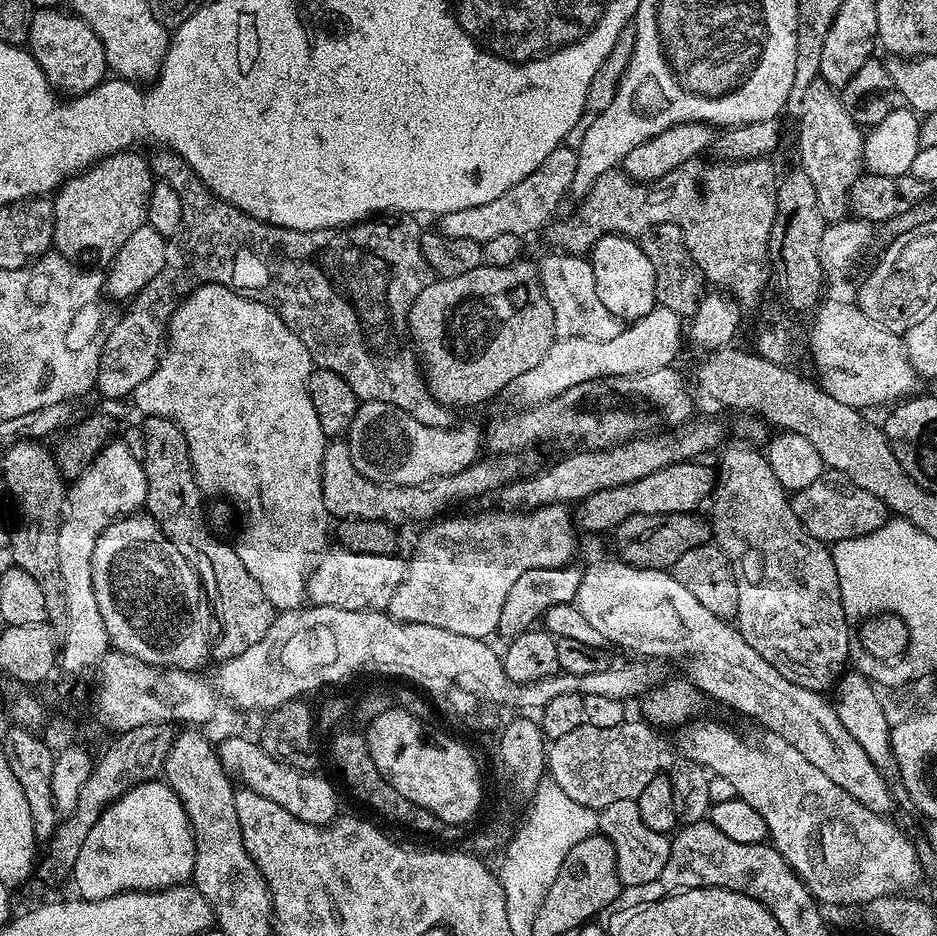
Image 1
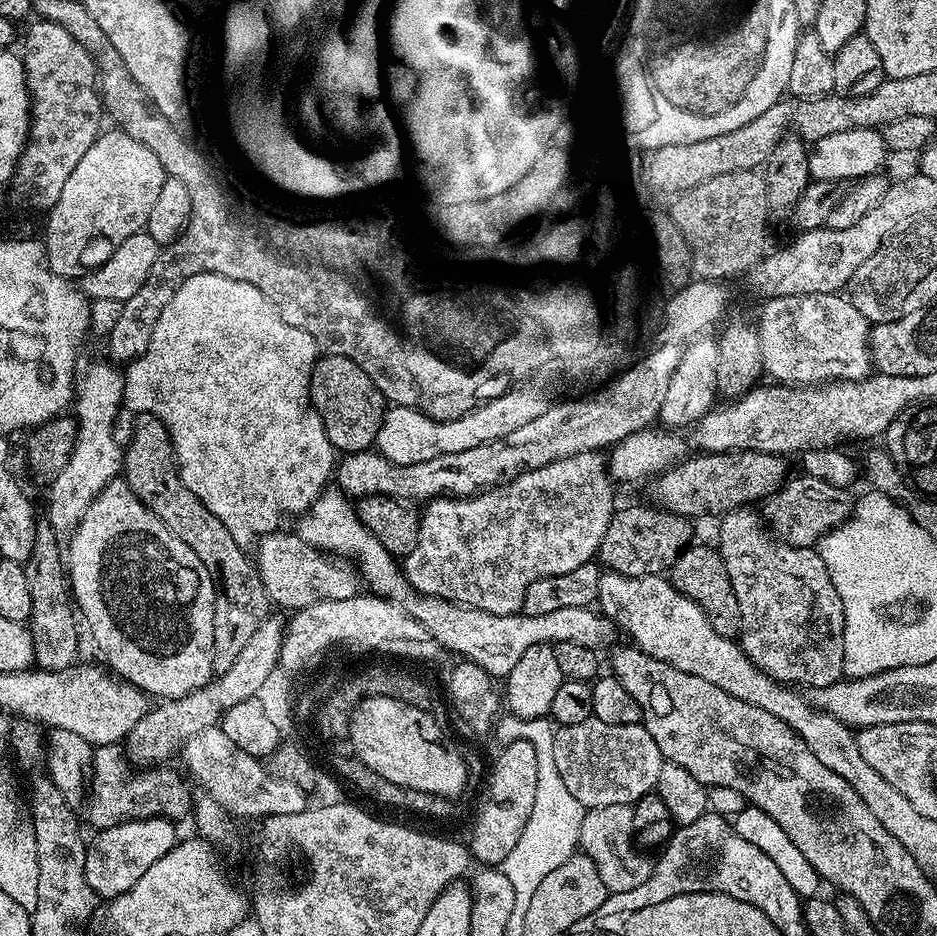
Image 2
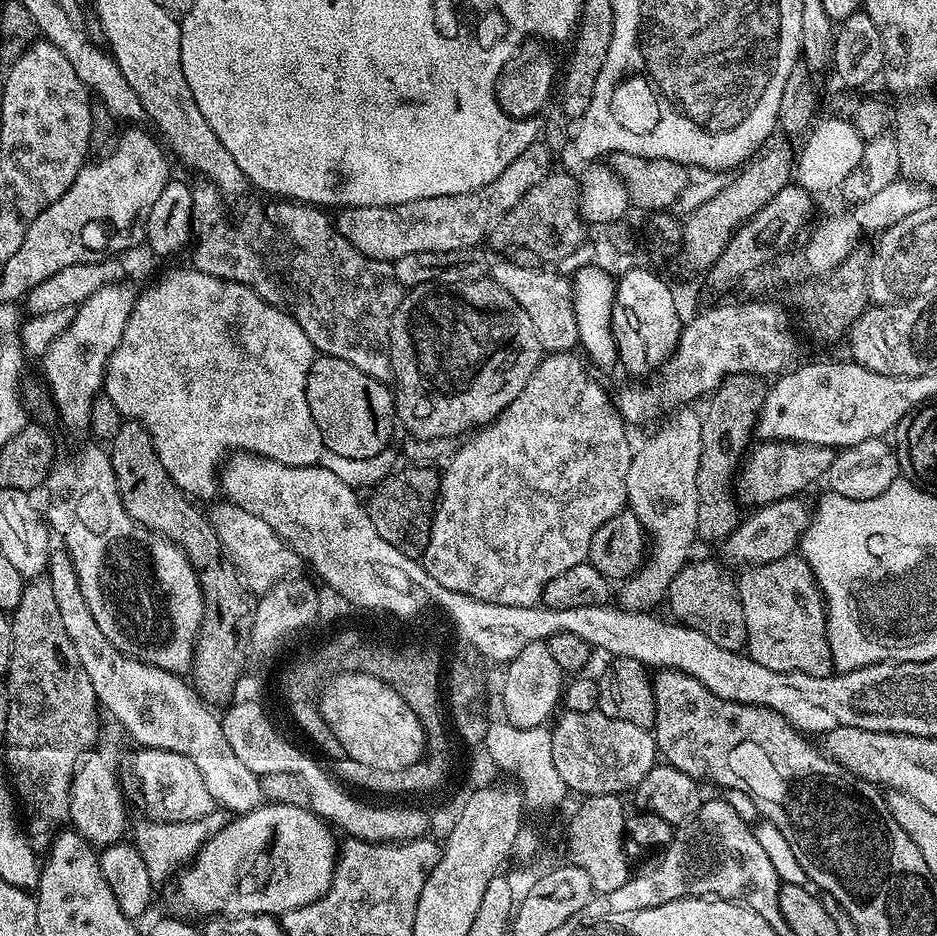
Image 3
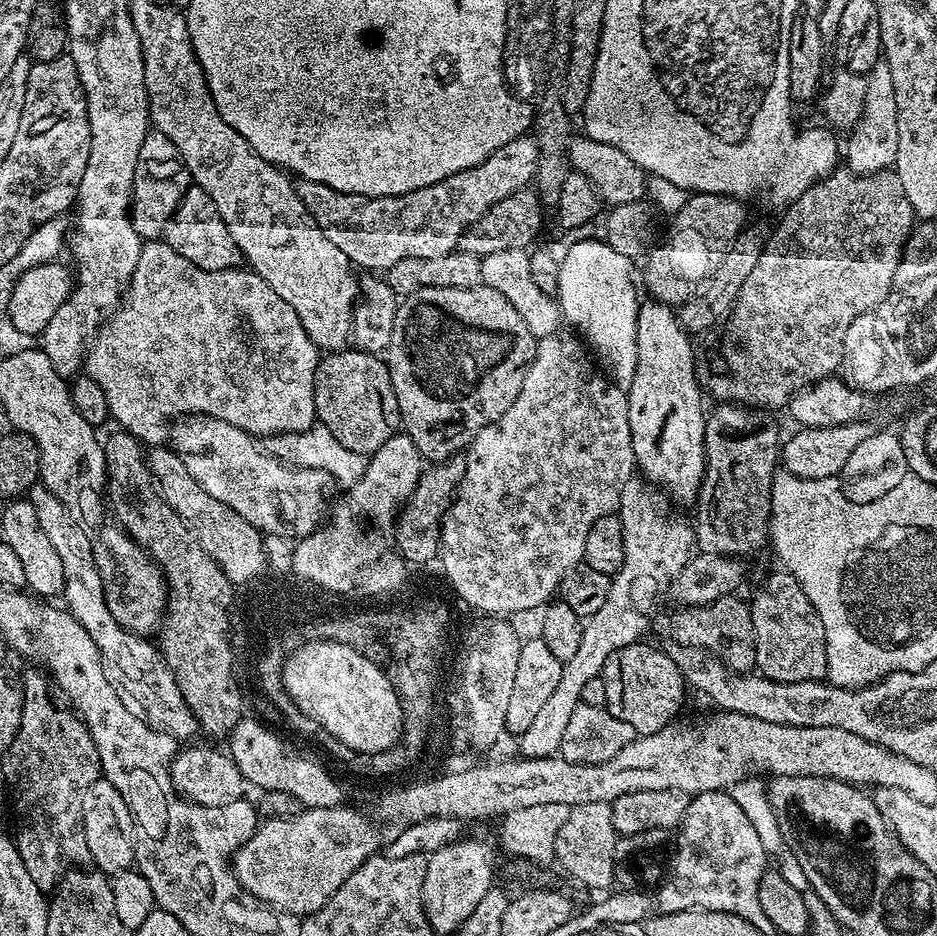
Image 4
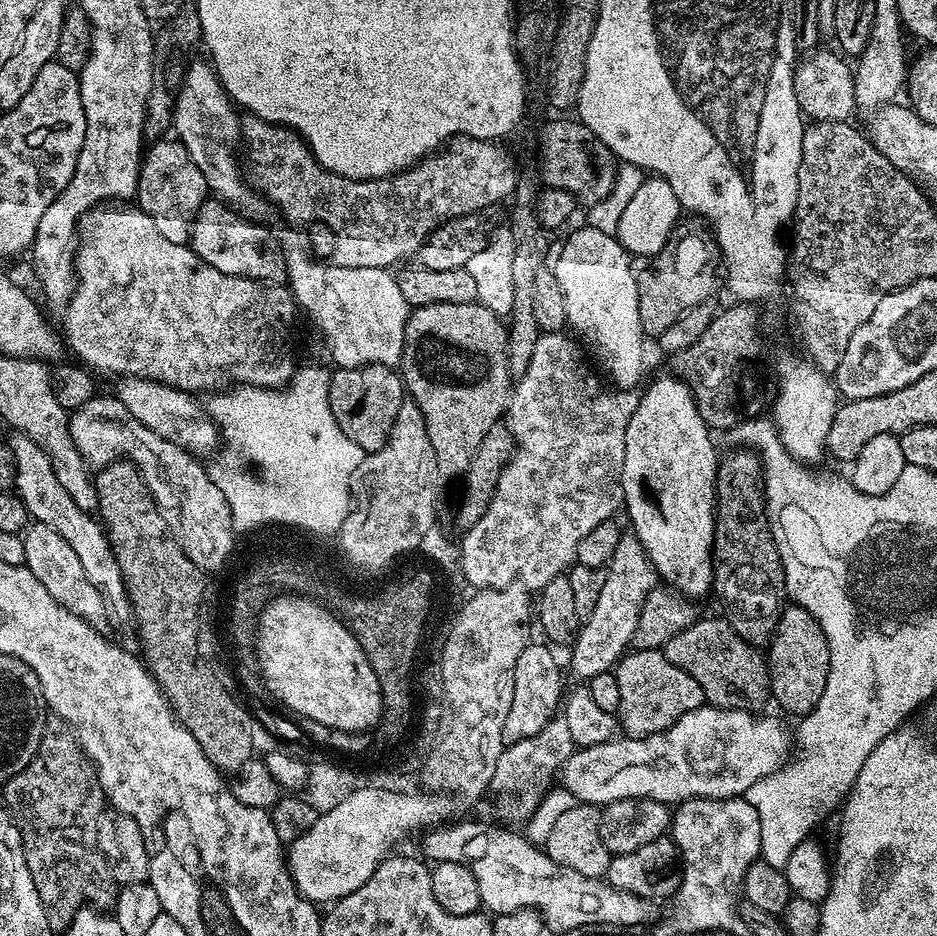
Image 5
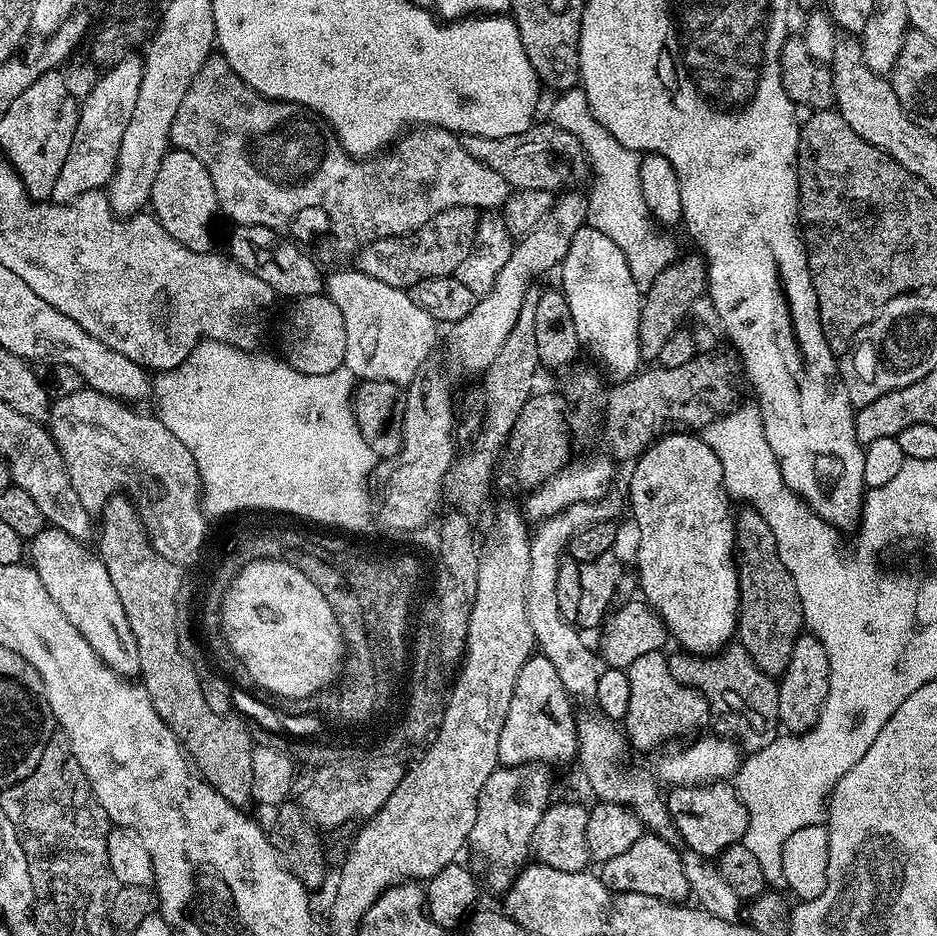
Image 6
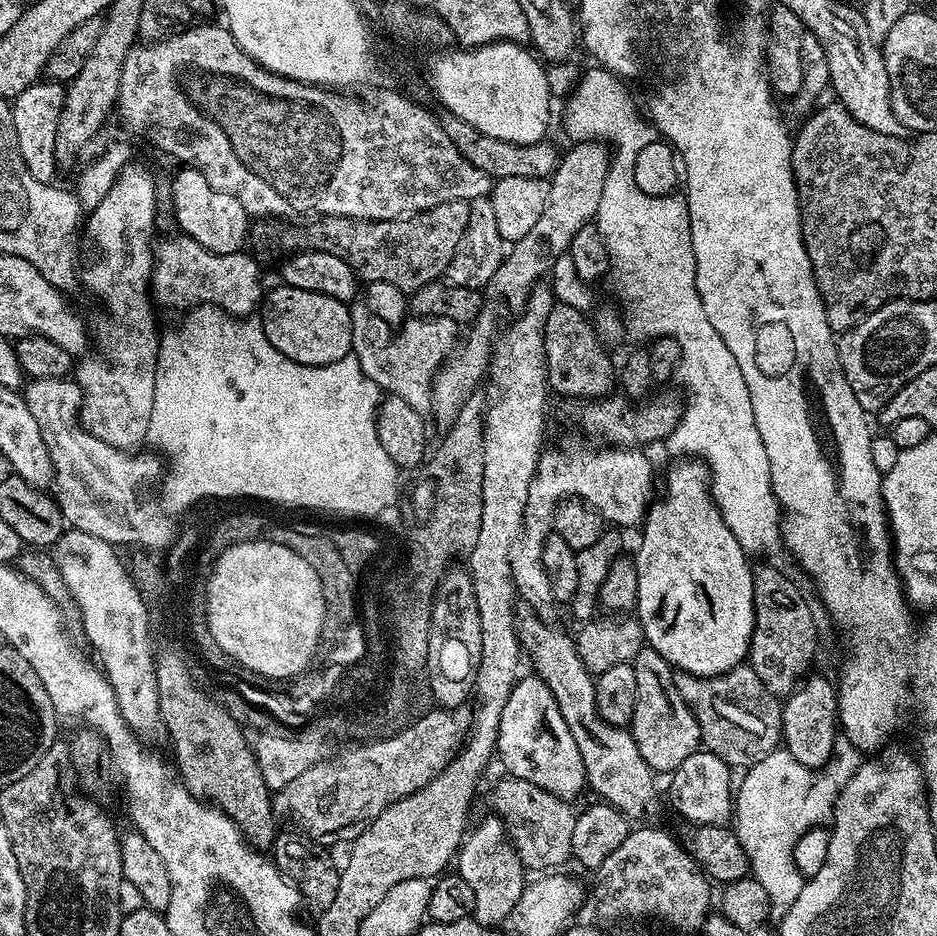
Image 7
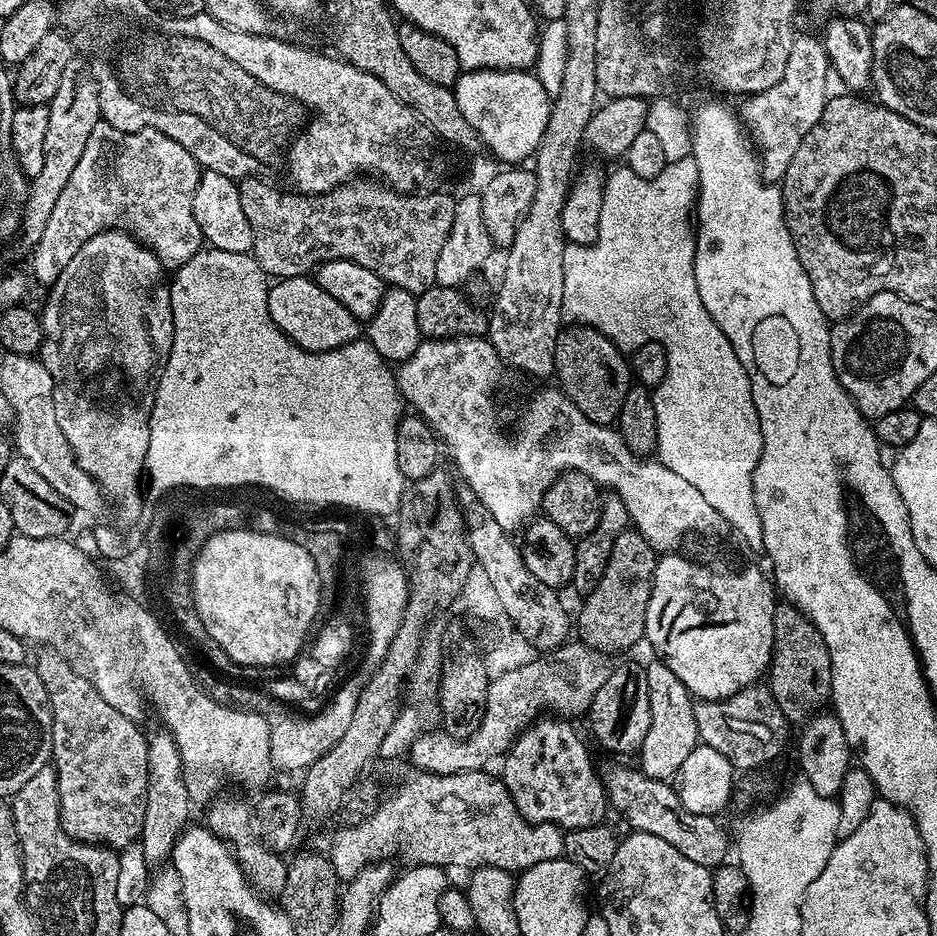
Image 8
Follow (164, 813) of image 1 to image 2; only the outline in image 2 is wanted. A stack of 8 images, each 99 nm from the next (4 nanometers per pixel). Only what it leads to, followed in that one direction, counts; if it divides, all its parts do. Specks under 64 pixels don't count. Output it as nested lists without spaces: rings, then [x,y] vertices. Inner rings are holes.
[[[154,815],[144,820],[124,820],[116,826],[95,833],[96,841],[87,845],[86,880],[96,892],[97,897],[115,898],[126,894],[130,885],[158,858],[162,858],[178,843],[177,825],[170,819]]]

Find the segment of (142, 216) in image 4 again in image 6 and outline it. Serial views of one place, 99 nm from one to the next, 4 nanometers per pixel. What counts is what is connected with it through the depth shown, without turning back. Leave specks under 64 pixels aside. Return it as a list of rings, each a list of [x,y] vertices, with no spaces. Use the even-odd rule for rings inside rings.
[[[170,150],[158,166],[158,178],[154,178],[154,190],[150,201],[151,215],[182,246],[195,252],[212,252],[212,223],[220,212],[220,203],[210,182],[210,174],[194,154]]]

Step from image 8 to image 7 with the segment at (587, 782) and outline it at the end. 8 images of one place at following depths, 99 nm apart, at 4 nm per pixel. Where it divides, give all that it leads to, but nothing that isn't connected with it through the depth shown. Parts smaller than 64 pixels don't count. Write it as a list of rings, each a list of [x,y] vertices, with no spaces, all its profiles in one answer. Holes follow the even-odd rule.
[[[535,674],[521,675],[512,685],[510,698],[506,698],[506,706],[500,715],[498,722],[498,738],[496,739],[496,752],[498,760],[504,763],[505,773],[511,774],[515,779],[525,780],[550,794],[554,794],[559,800],[575,801],[575,796],[580,791],[585,791],[588,779],[586,770],[582,766],[582,754],[578,754],[578,745],[574,743],[574,737],[558,711],[558,702],[554,702],[554,694],[546,682],[542,682]]]

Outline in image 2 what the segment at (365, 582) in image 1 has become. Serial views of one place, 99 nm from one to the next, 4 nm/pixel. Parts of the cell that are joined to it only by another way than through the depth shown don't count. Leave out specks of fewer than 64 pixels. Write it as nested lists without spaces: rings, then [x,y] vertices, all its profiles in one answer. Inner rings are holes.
[[[284,530],[267,532],[259,537],[259,544],[260,549],[256,556],[254,554],[254,563],[273,605],[281,604],[284,608],[290,608],[289,610],[297,610],[326,599],[354,598],[361,591],[361,581],[351,563],[337,562],[331,555],[302,542],[298,535],[288,535]]]

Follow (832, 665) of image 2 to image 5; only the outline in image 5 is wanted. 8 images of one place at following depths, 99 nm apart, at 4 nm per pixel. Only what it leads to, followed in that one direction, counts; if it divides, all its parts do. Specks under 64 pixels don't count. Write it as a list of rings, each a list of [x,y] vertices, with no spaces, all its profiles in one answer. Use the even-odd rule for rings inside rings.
[[[785,607],[771,644],[766,648],[768,677],[772,696],[796,718],[803,718],[818,706],[822,690],[826,690],[826,678],[830,674],[830,646],[822,626],[804,608]]]

